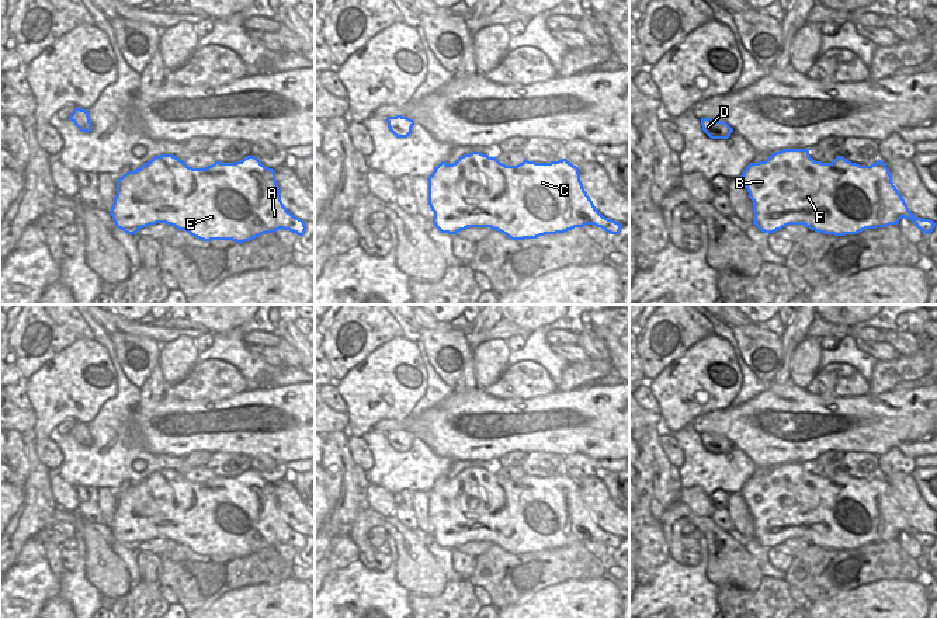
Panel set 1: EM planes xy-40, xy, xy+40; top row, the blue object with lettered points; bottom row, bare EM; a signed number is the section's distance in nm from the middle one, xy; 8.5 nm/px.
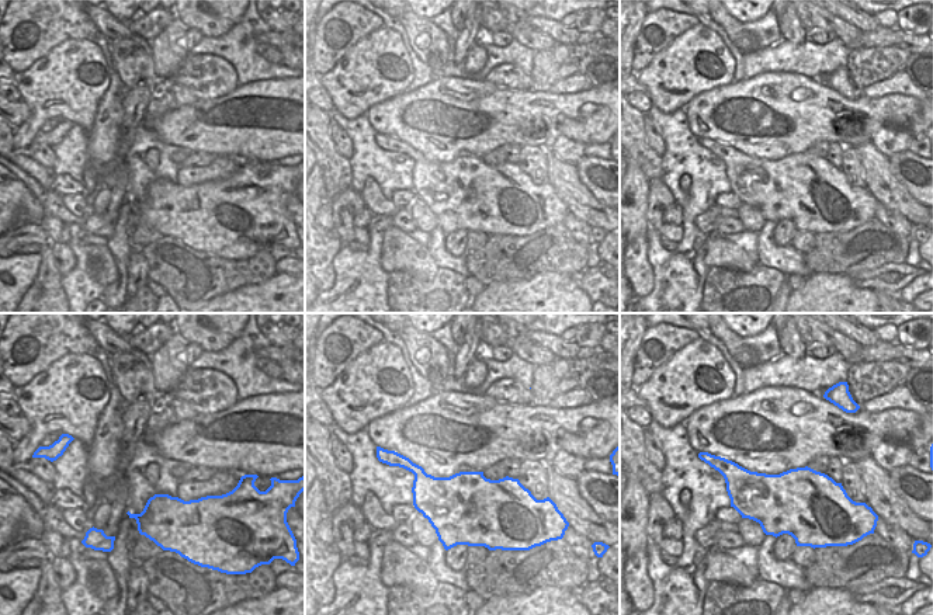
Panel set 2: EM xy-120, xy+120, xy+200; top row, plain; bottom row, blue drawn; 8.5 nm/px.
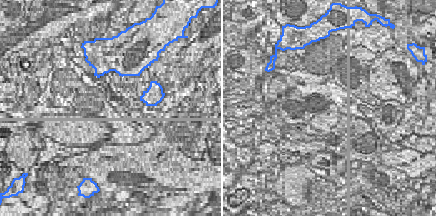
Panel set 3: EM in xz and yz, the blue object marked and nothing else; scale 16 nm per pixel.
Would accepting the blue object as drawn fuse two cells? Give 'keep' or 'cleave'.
keep

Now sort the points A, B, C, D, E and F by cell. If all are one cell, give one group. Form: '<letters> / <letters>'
A B C D E F

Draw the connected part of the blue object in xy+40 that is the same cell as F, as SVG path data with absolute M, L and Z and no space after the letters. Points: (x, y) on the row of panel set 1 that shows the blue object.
M784 149L766 161L750 163L742 173L749 198L753 201L756 225L764 233L774 233L788 225L804 225L825 234L857 234L865 229L898 225L902 218L912 220L929 234L936 223L916 218L892 182L889 168L878 159L871 166L860 166L837 156L832 163L815 161L811 149Z

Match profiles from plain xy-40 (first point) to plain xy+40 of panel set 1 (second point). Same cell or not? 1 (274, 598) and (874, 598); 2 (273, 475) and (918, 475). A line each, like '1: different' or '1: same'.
1: same
2: different

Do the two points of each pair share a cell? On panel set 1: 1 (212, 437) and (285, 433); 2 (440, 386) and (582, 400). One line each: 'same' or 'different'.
1: same
2: different

